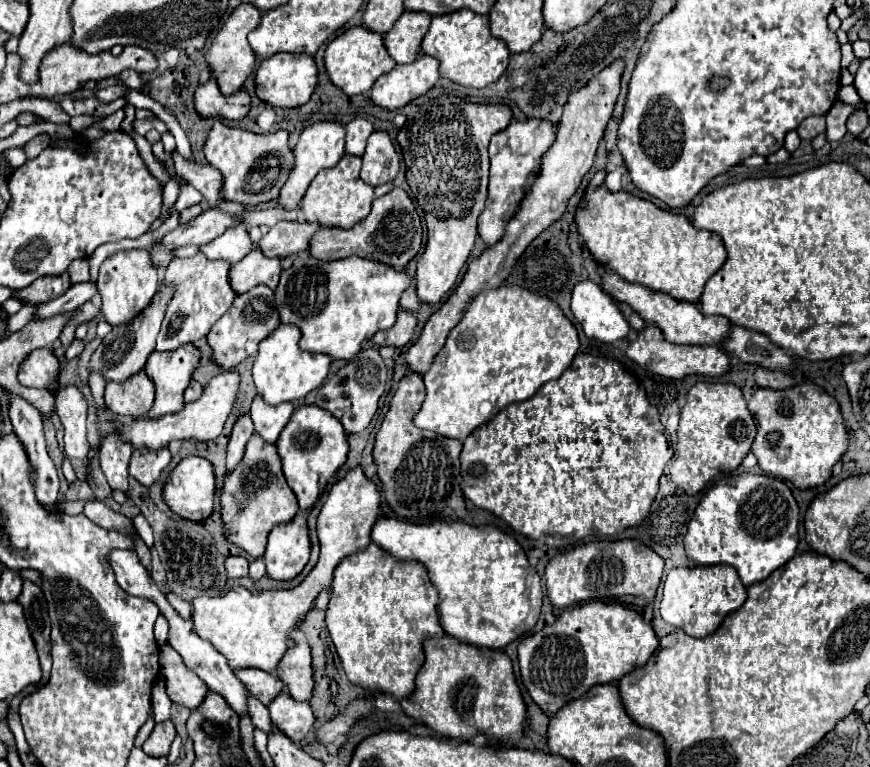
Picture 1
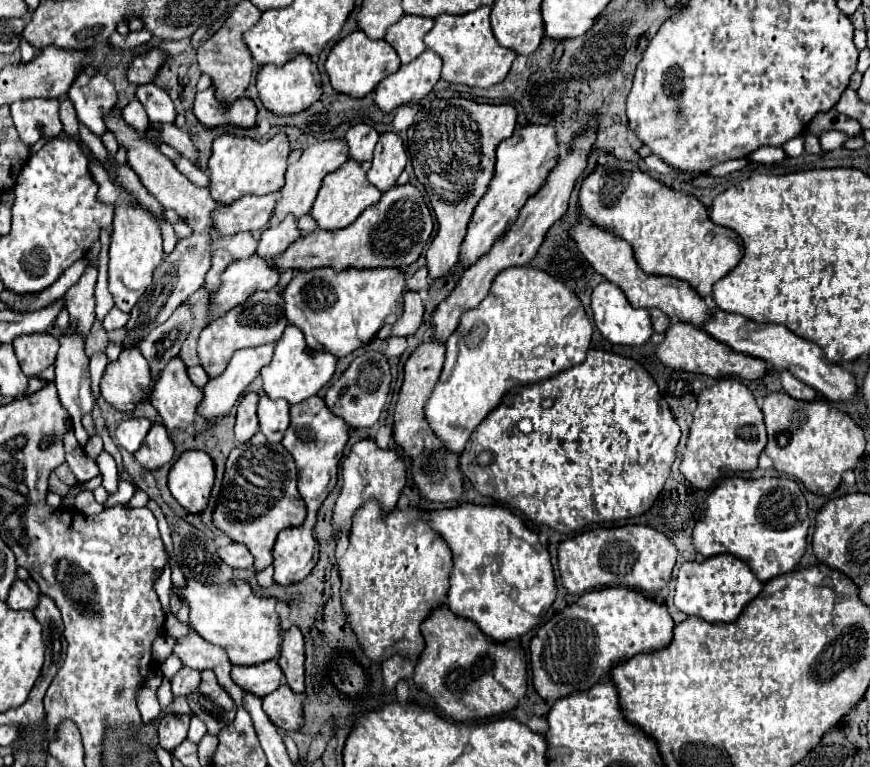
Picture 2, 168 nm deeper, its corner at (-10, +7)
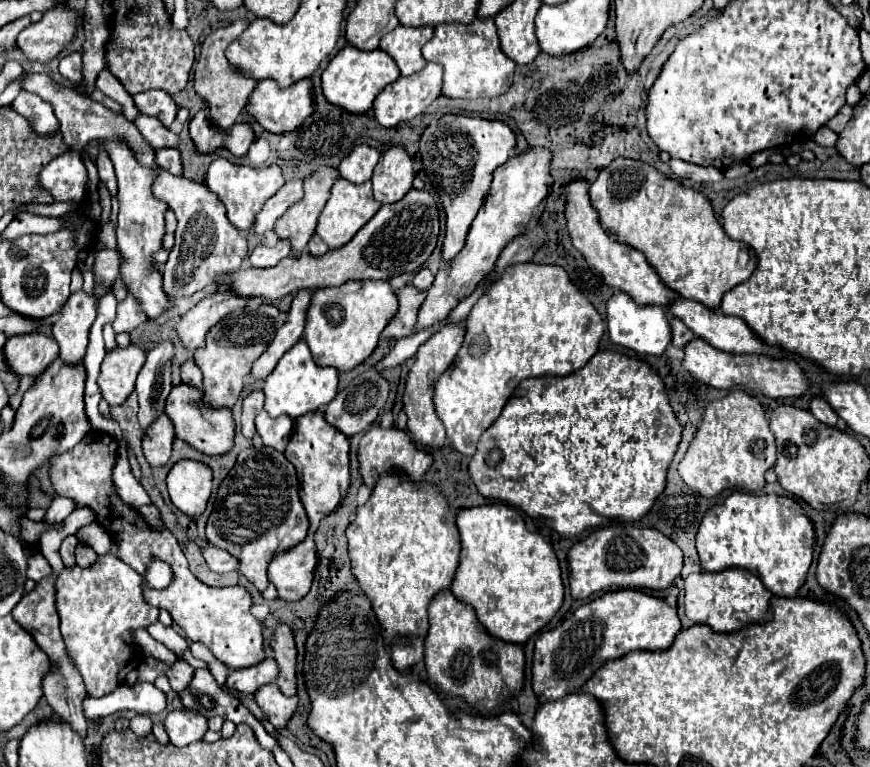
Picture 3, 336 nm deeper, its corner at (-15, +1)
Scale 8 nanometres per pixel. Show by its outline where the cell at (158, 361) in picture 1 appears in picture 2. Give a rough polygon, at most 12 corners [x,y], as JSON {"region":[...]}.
{"region":[[174,357],[158,375],[150,403],[166,429],[206,421],[196,413],[203,389]]}

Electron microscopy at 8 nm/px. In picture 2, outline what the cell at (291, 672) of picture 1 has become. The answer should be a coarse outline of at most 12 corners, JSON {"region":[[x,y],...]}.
{"region":[[284,631],[278,665],[294,693],[304,693],[304,637]]}

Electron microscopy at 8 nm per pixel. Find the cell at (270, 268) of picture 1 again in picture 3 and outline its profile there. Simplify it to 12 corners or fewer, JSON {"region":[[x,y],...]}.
{"region":[[217,291],[175,325],[189,353],[203,347],[205,333],[247,299]]}

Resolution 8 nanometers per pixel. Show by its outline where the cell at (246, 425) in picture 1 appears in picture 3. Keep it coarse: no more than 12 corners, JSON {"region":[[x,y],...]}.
{"region":[[263,391],[243,399],[241,431],[255,437],[255,415],[263,409]]}

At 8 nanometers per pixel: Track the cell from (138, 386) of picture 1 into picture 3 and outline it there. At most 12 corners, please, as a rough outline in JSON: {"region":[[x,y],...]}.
{"region":[[133,343],[105,353],[97,383],[109,405],[135,389],[145,353]]}

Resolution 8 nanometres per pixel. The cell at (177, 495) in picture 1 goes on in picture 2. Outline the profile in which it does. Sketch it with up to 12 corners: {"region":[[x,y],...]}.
{"region":[[186,451],[168,489],[190,513],[202,513],[214,485],[214,461]]}

